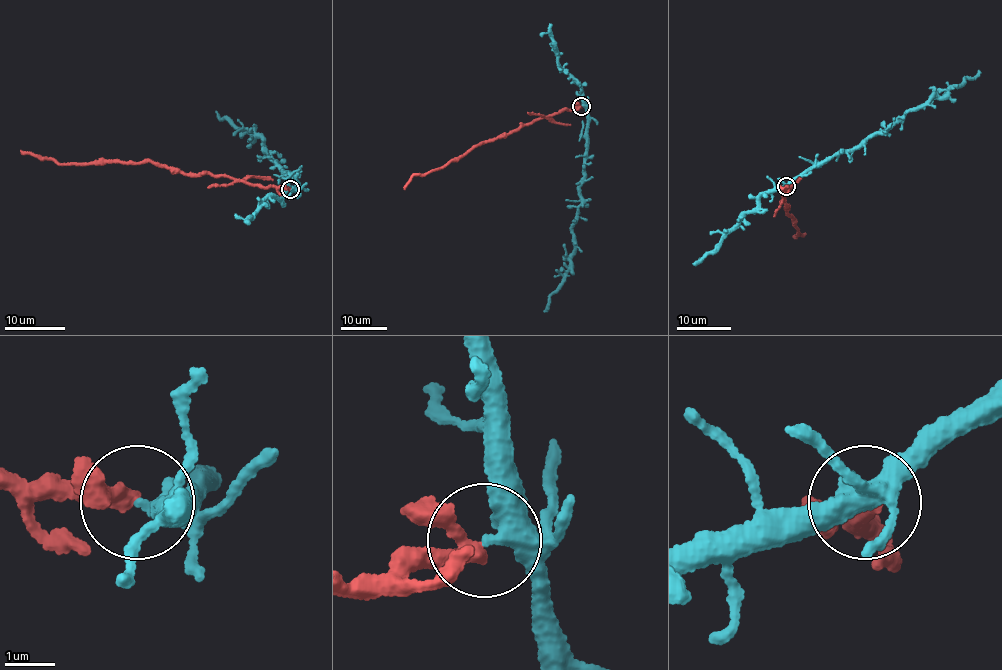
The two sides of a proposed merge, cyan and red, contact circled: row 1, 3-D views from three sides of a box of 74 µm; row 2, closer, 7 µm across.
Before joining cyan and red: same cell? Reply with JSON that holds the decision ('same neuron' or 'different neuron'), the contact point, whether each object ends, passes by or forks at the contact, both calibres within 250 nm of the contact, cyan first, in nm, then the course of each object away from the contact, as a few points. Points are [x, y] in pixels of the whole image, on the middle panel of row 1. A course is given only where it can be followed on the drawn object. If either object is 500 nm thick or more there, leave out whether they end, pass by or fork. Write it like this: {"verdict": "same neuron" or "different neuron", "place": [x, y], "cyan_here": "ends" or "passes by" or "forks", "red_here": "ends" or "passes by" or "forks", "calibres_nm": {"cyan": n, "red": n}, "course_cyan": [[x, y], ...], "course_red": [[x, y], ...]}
{"verdict": "different neuron", "place": [581, 106], "cyan_here": "passes by", "red_here": "passes by", "calibres_nm": {"cyan": 340, "red": 240}, "course_cyan": [[582, 105], [588, 120], [588, 138], [581, 203], [572, 228], [574, 249], [565, 281], [550, 297], [543, 311]], "course_red": [[581, 106], [561, 109], [480, 142], [442, 167], [424, 174], [416, 174], [405, 189]]}

